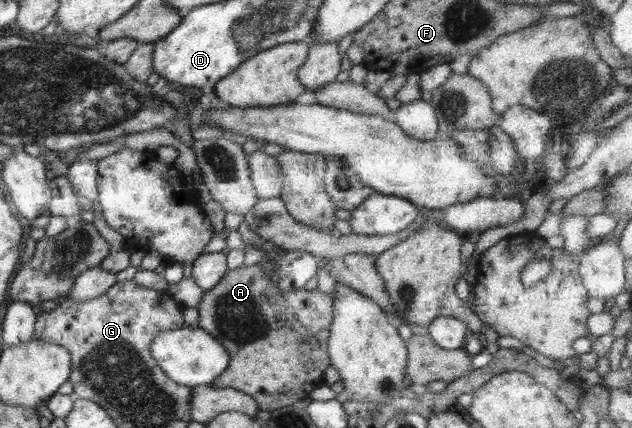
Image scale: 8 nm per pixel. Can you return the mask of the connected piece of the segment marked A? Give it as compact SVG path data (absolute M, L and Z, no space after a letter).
M254 264L253 266L240 265L232 271L228 271L212 289L205 290L200 303L196 307L199 311L199 327L207 331L213 338L216 337L216 341L220 341L230 354L230 367L228 367L226 371L223 371L211 385L217 388L234 388L238 391L247 393L256 400L258 410L260 411L272 411L272 409L278 409L292 404L297 405L300 401L310 397L309 394L306 395L310 390L310 385L316 383L318 379L323 379L324 372L331 365L331 359L329 358L327 350L327 341L329 338L330 324L335 314L333 310L333 297L337 292L336 287L332 288L334 291L331 294L324 294L323 289L320 291L320 288L308 291L305 287L290 291L282 291L270 281L270 270L271 269L263 269L263 267L260 267L258 264Z

